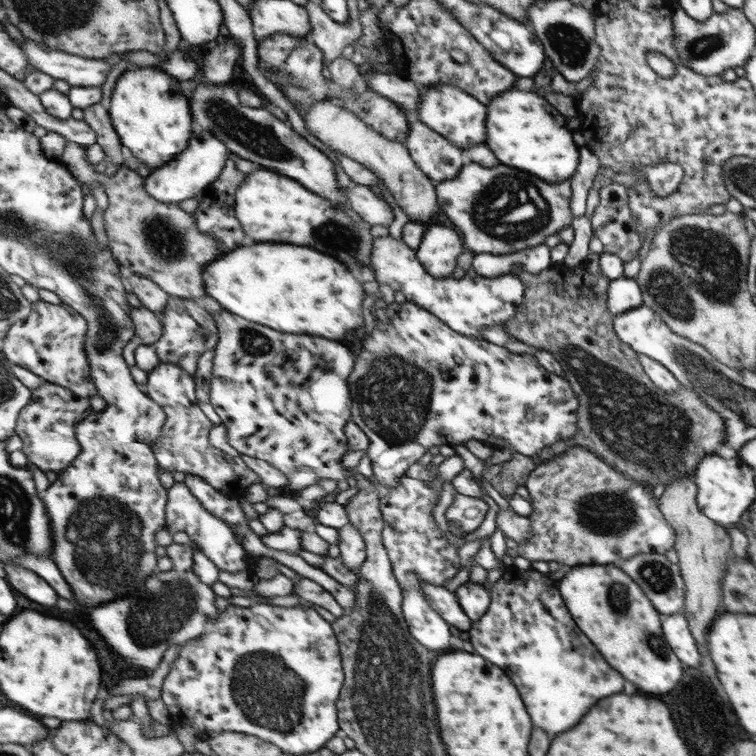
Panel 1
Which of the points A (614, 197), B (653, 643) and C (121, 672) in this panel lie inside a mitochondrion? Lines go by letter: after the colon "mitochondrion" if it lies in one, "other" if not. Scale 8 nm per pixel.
A: other
B: mitochondrion
C: other

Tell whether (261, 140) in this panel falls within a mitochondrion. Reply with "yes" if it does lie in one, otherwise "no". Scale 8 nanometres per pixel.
yes

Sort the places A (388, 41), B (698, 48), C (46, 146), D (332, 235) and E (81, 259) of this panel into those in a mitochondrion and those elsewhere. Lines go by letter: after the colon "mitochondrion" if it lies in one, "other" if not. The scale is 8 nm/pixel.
A: other
B: mitochondrion
C: other
D: mitochondrion
E: mitochondrion

